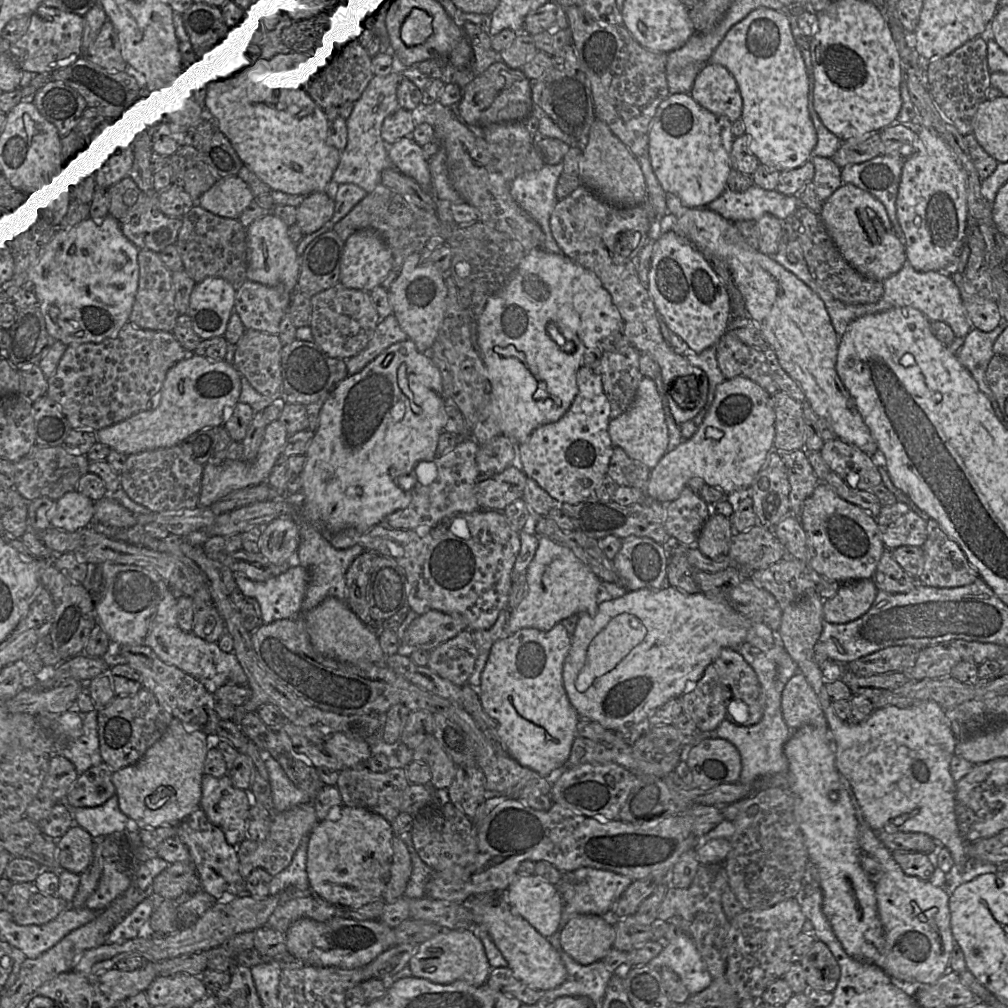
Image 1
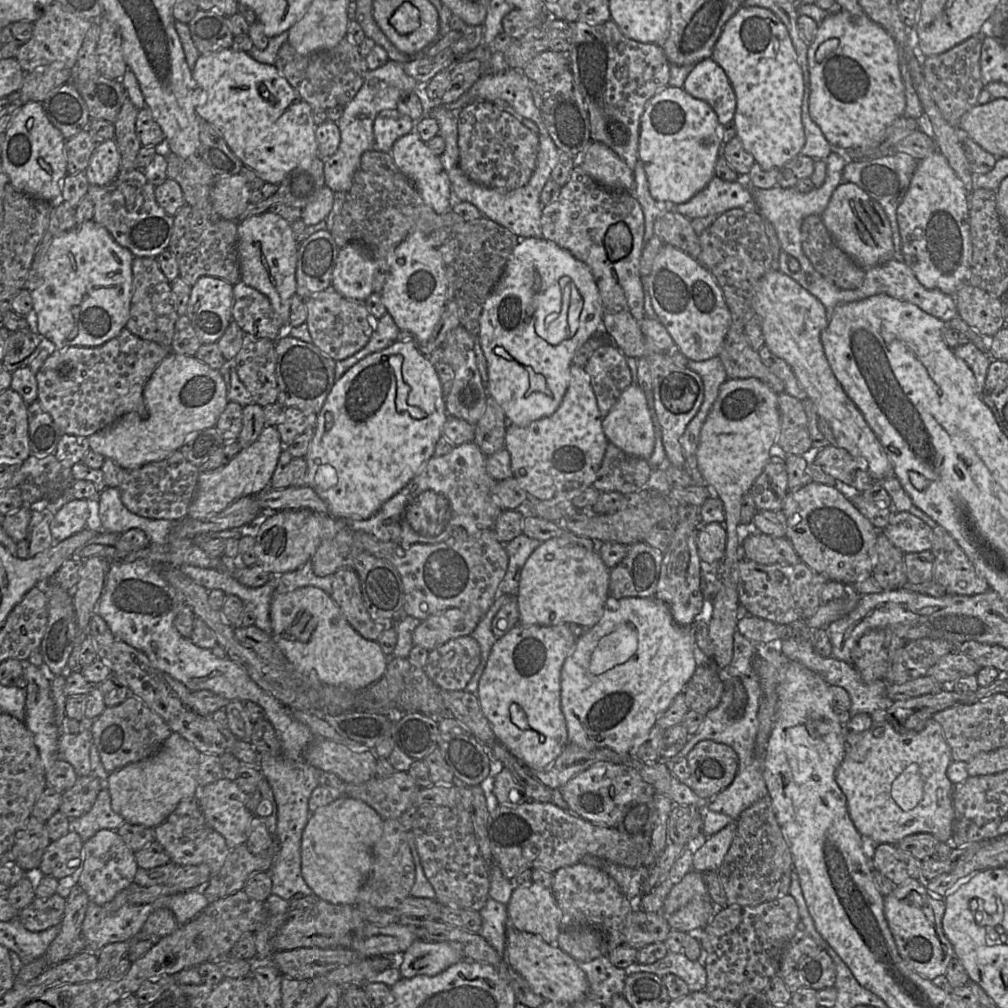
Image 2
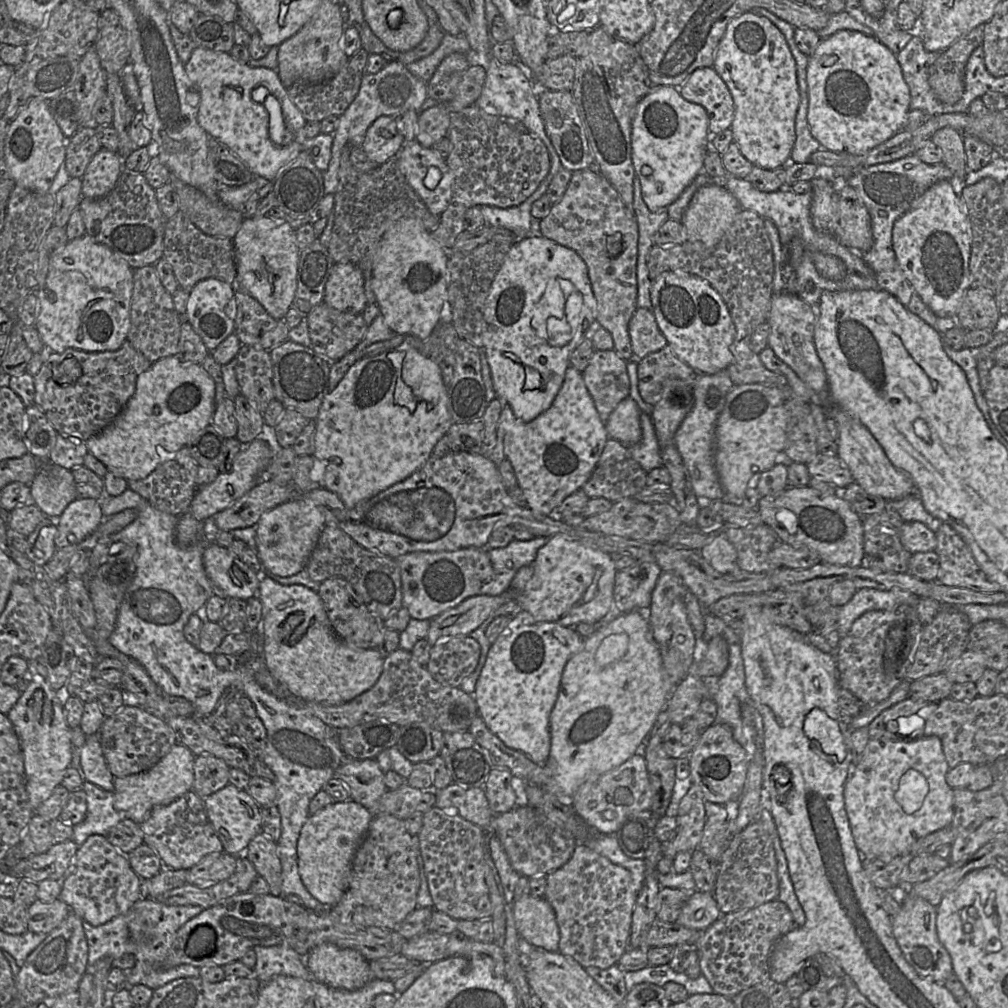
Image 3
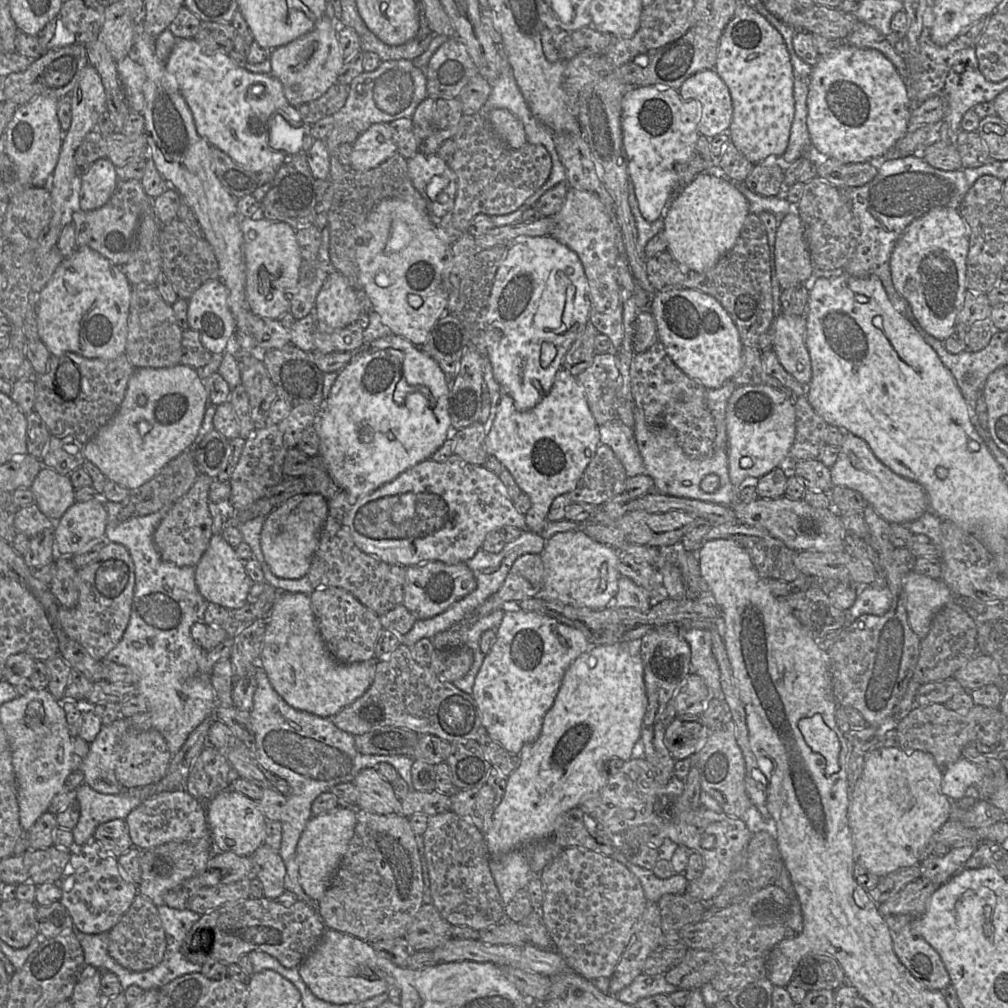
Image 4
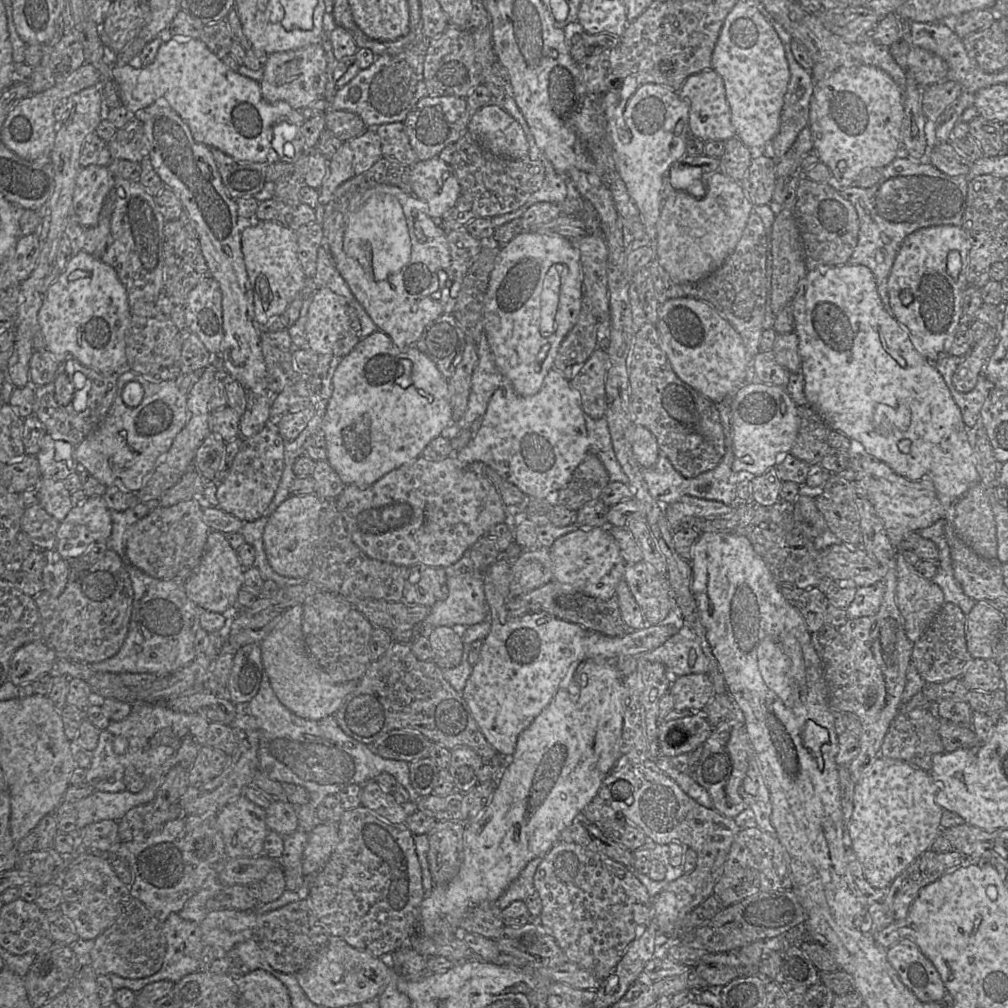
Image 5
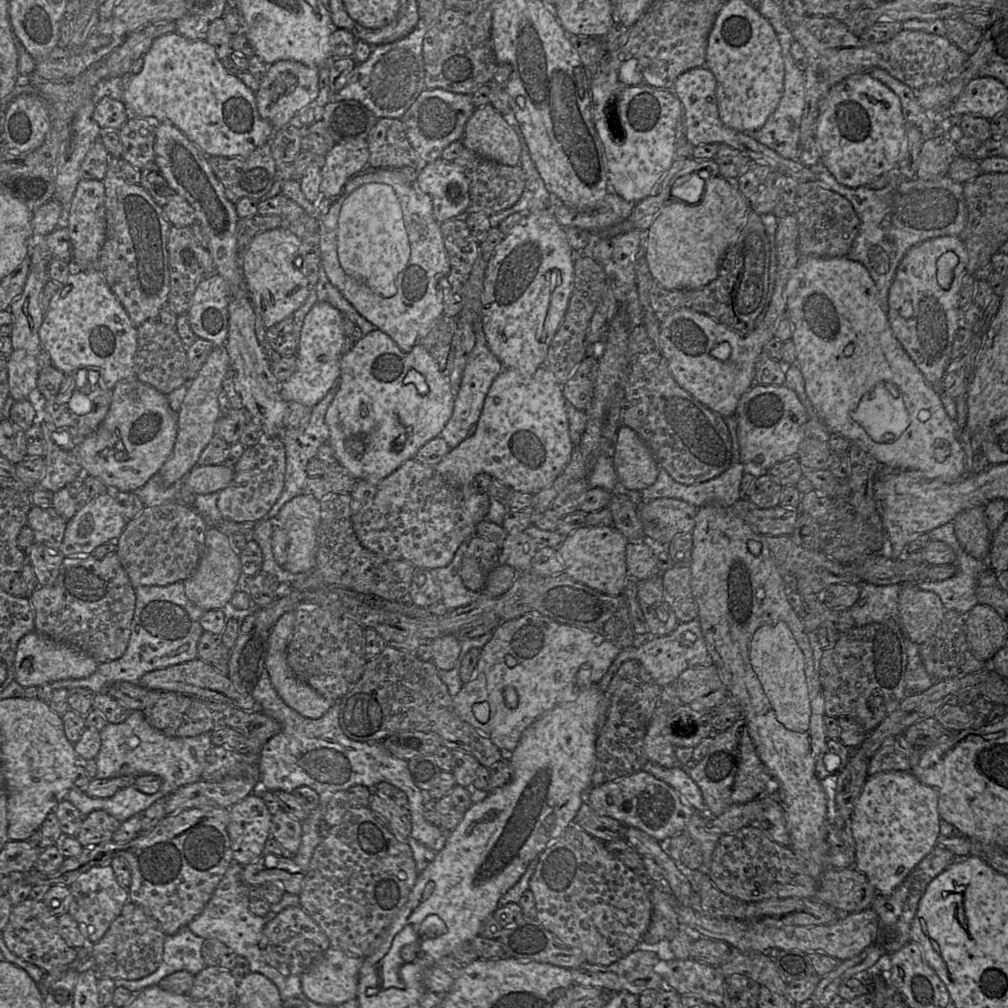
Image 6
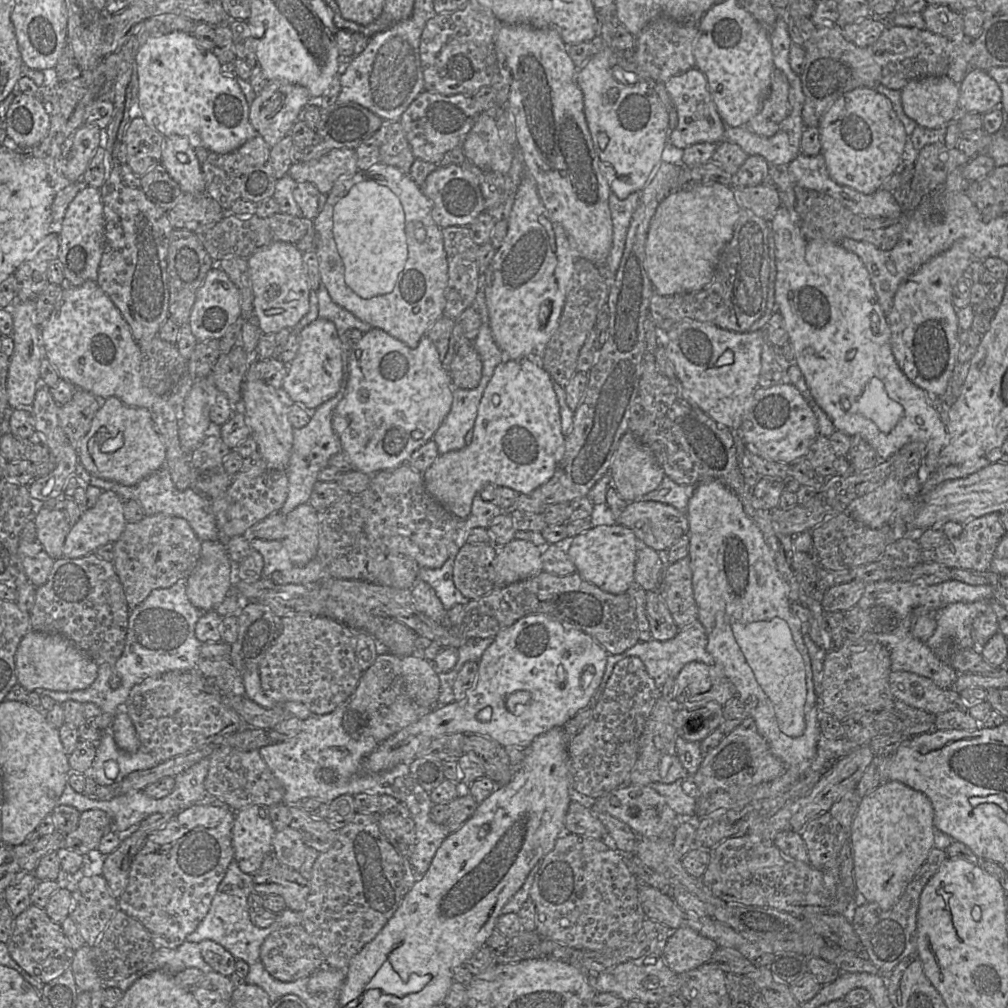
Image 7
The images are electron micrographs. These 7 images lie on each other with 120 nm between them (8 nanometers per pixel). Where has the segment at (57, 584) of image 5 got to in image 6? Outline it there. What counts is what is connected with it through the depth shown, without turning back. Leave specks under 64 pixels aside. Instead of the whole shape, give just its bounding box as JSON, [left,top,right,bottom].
[26,542,64,586]

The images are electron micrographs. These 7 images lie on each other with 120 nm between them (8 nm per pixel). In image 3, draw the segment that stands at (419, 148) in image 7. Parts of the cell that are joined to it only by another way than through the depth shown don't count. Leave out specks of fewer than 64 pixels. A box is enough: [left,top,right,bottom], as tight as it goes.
[416,102,451,148]

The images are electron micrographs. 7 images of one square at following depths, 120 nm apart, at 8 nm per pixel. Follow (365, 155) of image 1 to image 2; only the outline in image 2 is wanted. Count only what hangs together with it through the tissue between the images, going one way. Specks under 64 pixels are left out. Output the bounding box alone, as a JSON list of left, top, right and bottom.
[324,61,418,192]

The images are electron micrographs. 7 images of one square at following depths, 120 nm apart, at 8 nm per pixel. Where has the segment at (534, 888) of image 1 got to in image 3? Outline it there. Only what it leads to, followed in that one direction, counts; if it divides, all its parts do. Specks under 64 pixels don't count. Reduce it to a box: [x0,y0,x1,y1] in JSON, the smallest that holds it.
[512,894,559,952]

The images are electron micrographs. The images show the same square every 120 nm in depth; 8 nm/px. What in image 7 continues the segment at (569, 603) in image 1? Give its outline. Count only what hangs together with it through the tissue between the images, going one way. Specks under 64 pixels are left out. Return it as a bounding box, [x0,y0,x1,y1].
[564,524,640,594]

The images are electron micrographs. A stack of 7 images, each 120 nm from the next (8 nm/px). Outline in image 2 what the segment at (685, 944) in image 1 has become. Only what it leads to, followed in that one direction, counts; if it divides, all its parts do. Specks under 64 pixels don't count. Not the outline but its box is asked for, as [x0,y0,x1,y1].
[626,952,707,992]

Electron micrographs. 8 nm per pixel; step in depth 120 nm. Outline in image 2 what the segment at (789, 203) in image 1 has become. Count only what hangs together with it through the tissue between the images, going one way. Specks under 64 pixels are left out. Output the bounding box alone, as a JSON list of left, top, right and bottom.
[671,175,758,220]

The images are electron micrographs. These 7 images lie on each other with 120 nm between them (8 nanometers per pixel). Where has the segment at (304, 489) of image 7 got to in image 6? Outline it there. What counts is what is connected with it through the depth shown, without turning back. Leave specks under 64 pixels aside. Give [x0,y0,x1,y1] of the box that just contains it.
[264,378,339,519]

